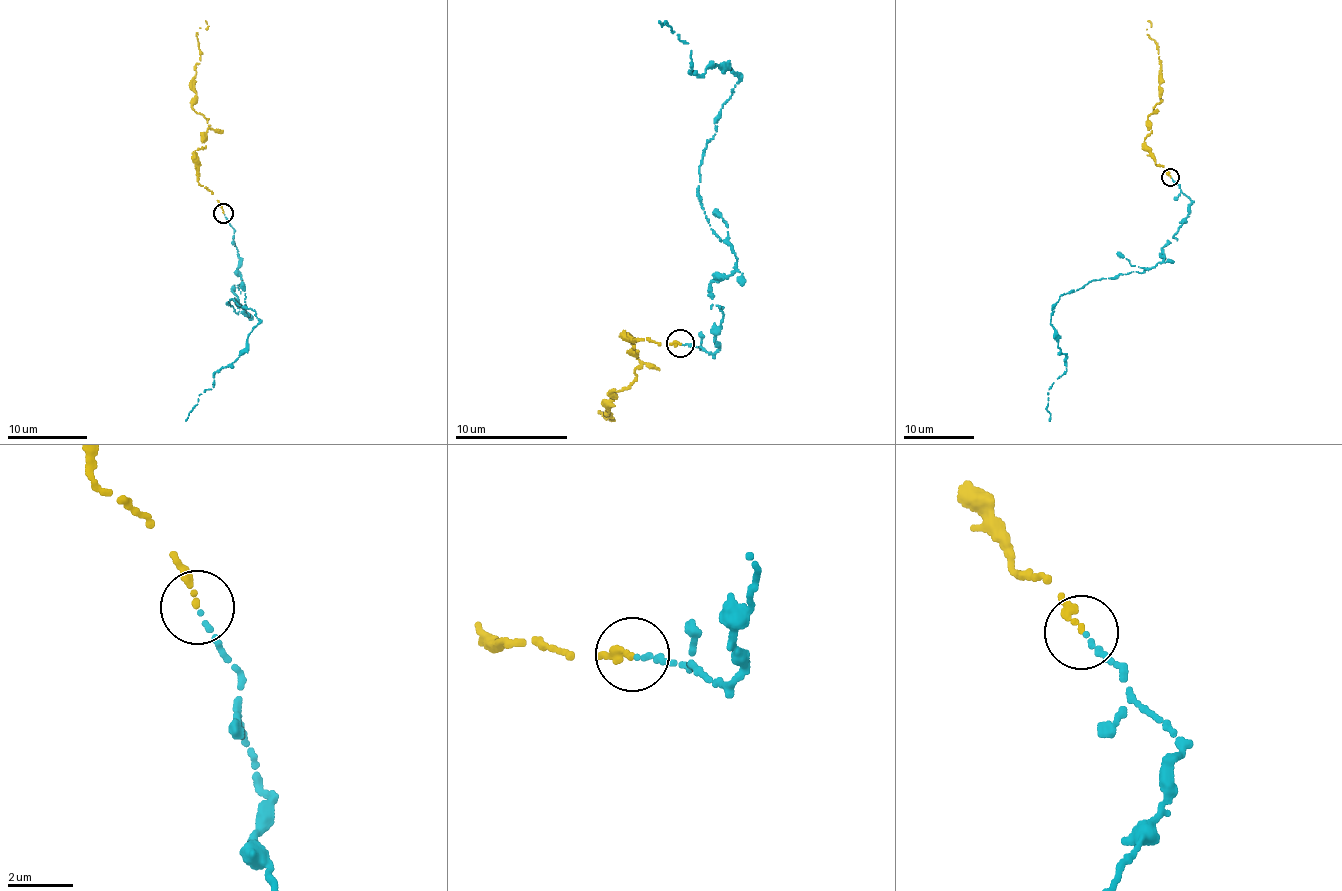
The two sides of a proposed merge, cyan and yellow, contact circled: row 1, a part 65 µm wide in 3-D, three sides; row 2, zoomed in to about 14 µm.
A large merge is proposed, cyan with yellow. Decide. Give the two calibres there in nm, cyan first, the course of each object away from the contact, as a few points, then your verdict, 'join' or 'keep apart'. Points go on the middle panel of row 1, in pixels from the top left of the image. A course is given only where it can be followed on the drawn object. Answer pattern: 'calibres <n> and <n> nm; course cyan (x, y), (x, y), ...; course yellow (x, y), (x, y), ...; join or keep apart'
calibres 130 and 150 nm; course cyan (683, 344), (716, 350), (709, 285), (735, 254), (698, 166), (738, 77), (691, 72), (658, 21); course yellow (680, 344), (623, 337), (640, 361), (631, 386), (612, 389), (611, 417), (599, 411), (614, 420), (607, 417); join

